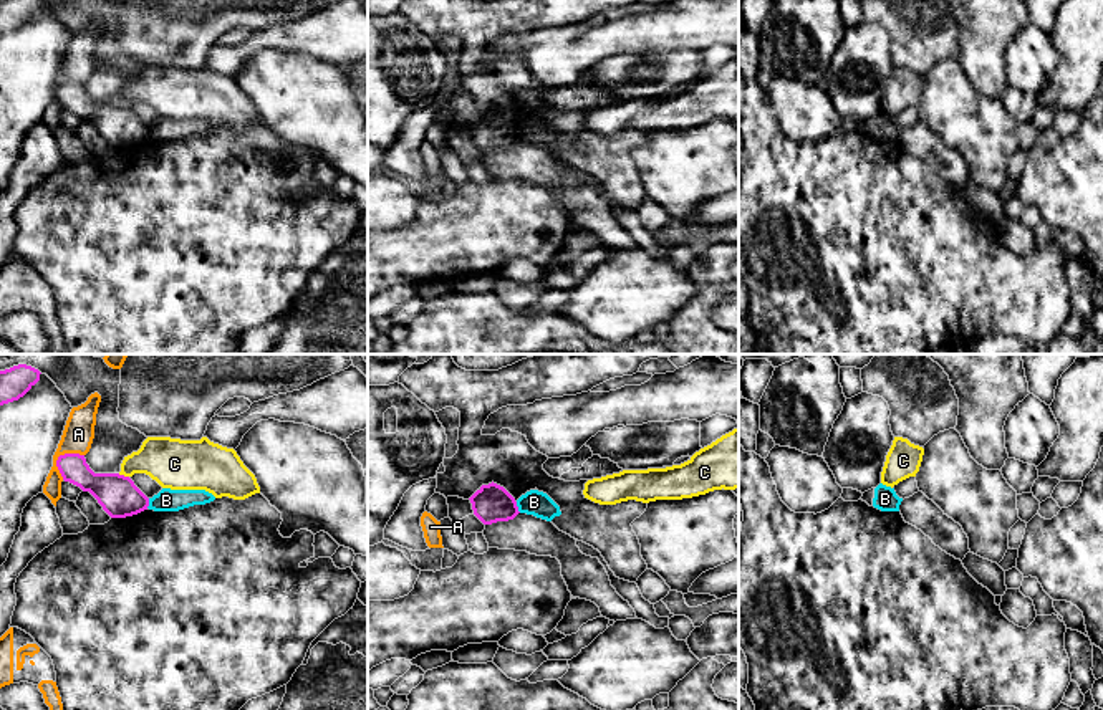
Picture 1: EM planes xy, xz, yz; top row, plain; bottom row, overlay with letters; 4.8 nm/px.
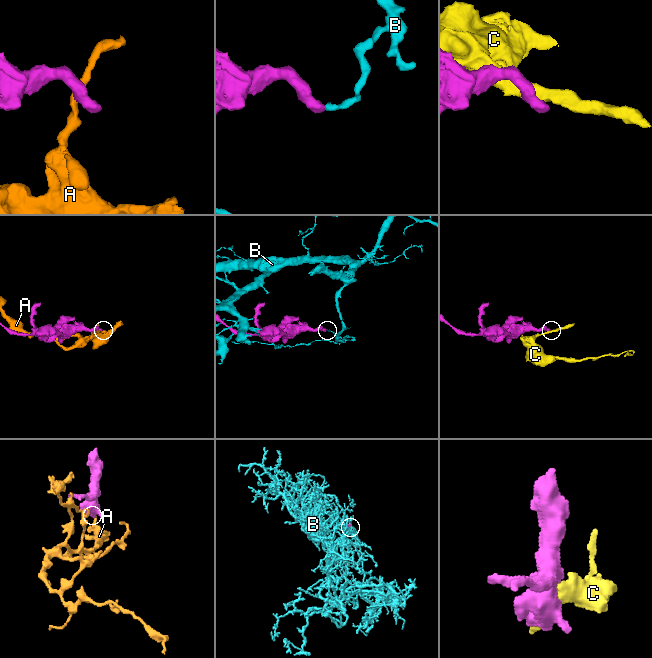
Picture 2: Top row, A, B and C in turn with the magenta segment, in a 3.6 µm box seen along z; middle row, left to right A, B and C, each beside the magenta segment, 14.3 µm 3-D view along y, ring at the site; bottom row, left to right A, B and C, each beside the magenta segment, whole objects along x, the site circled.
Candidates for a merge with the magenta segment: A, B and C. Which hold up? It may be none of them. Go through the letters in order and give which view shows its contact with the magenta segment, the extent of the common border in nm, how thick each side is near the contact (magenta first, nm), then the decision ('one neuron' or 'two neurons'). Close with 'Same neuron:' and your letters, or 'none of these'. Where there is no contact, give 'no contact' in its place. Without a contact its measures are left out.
A: xy | 170 nm | 140/150 nm | two neurons
B: xz | 60 nm | 180/120 nm | two neurons
C: xy | 60 nm | 200/240 nm | two neurons
Same neuron: none of these

